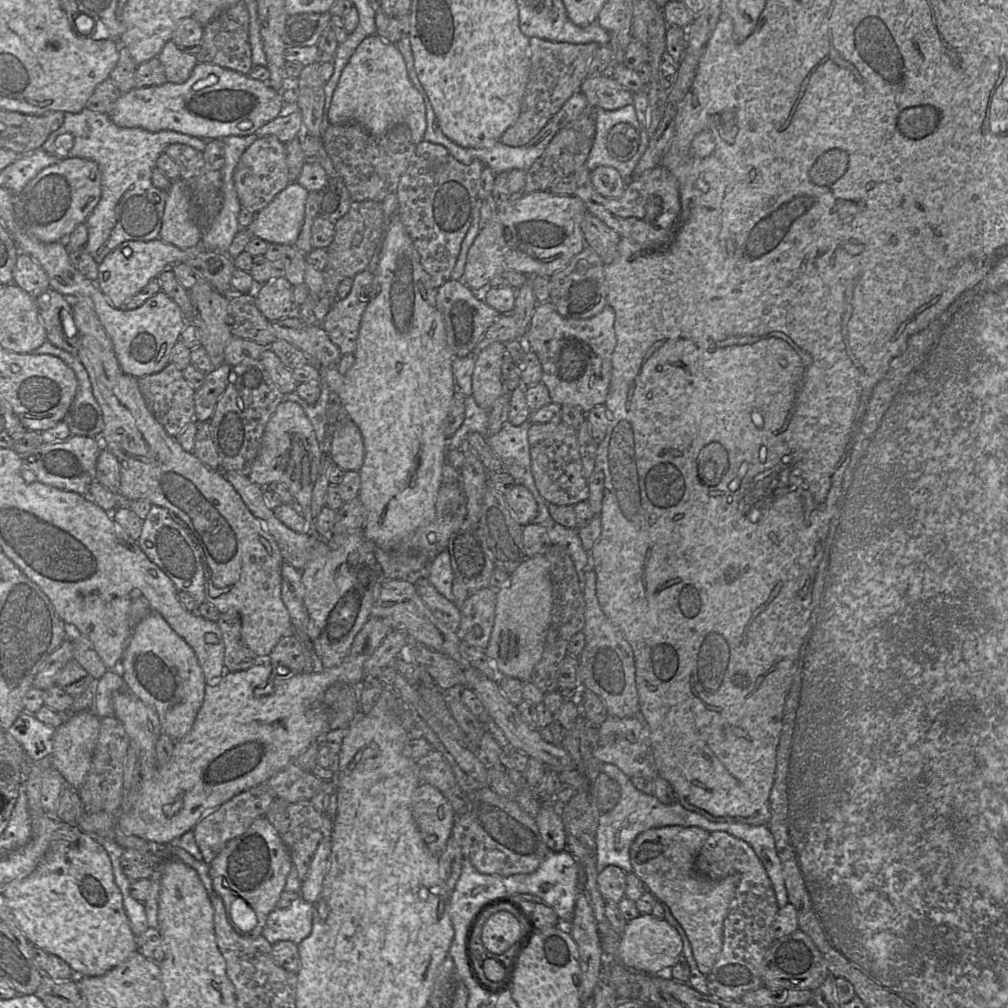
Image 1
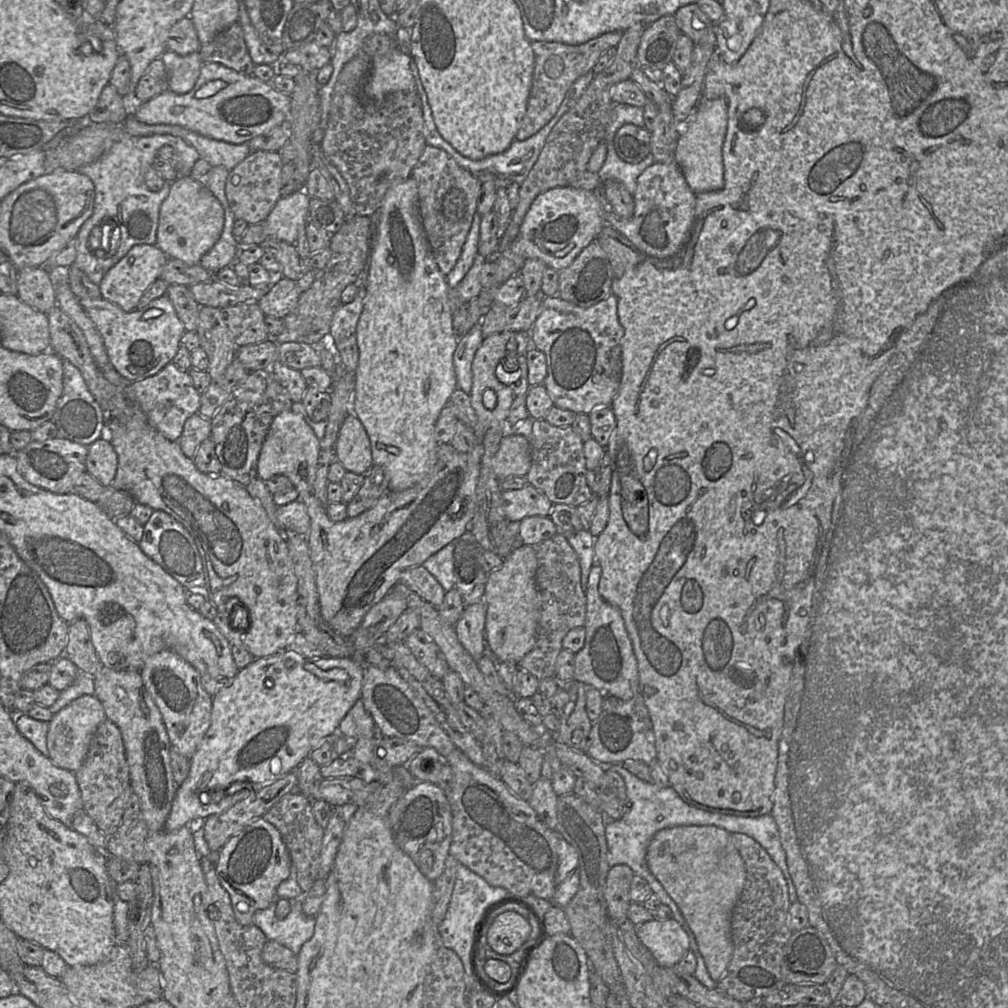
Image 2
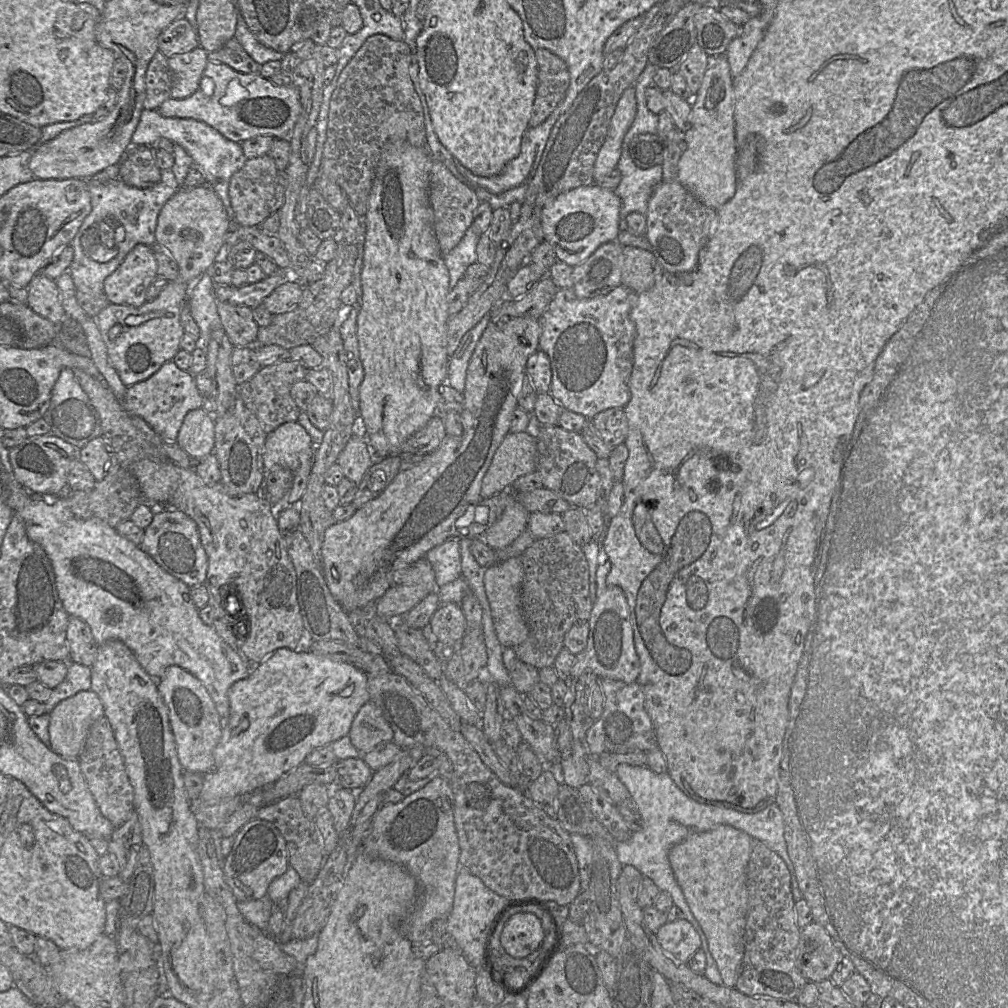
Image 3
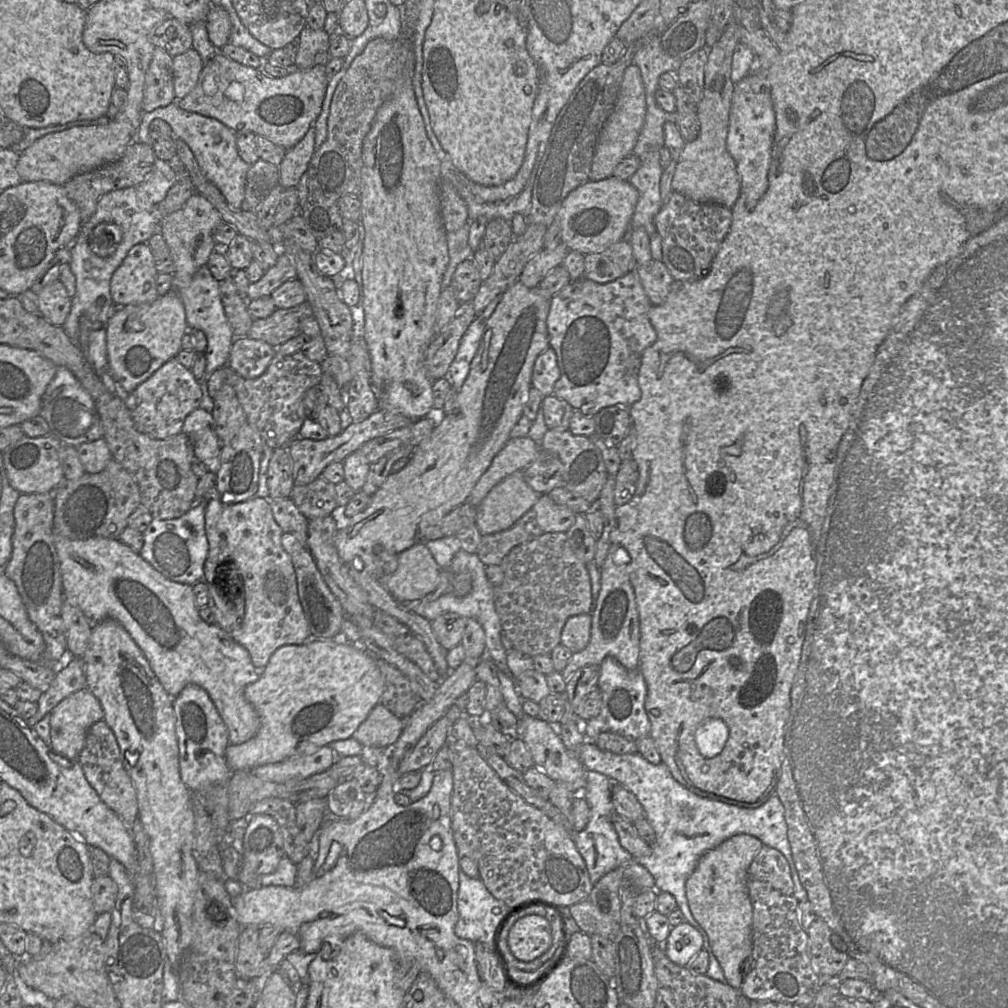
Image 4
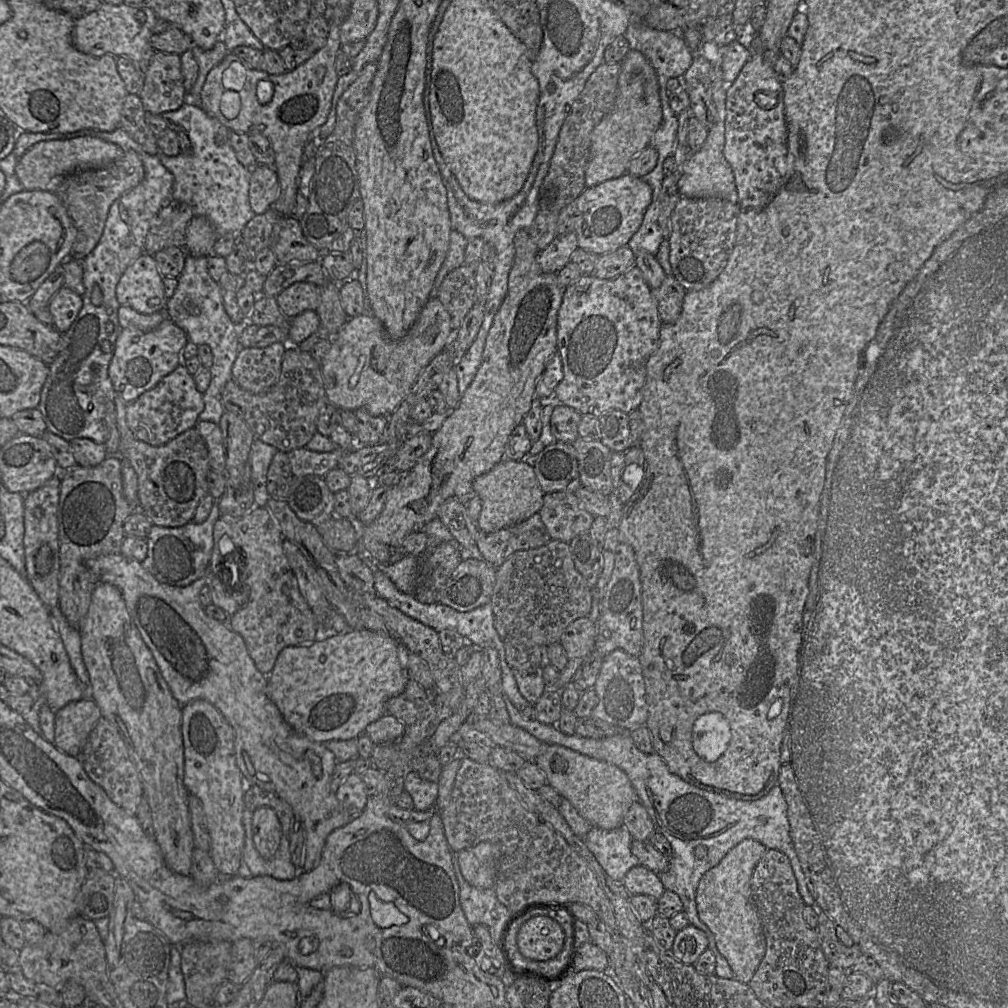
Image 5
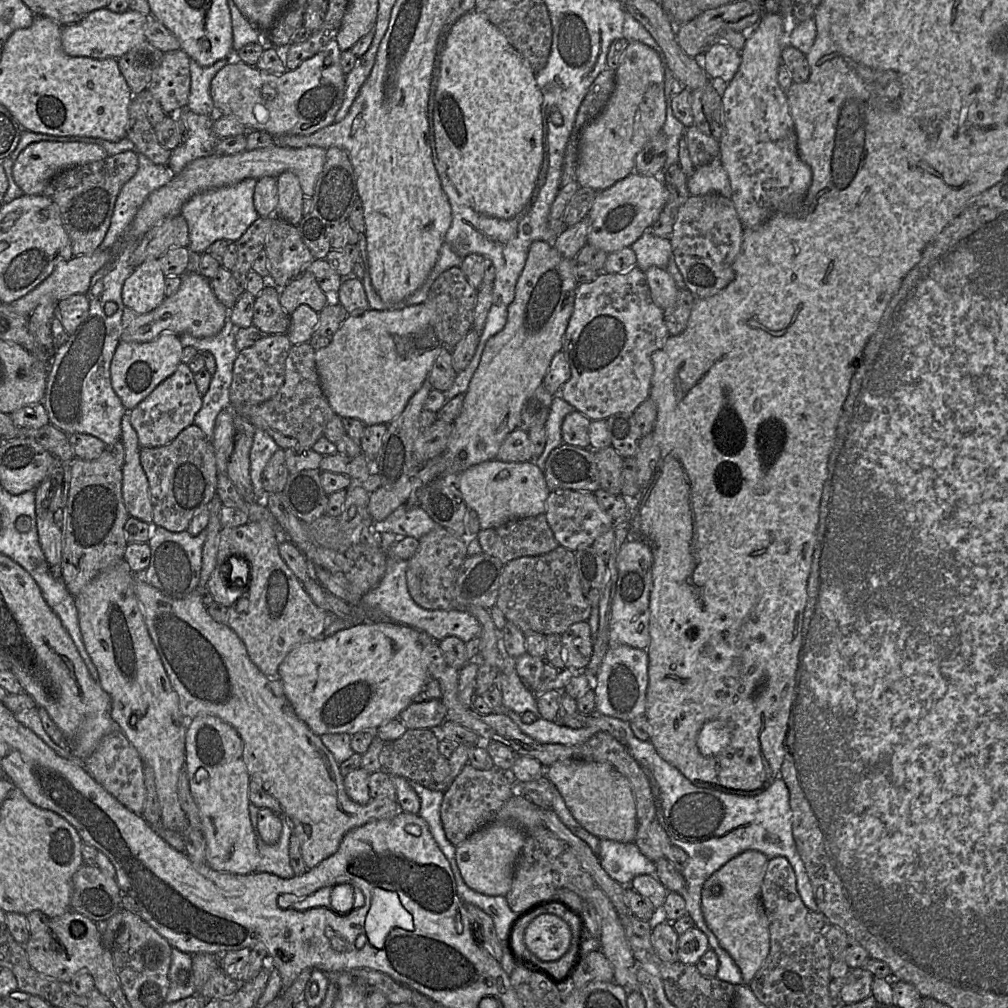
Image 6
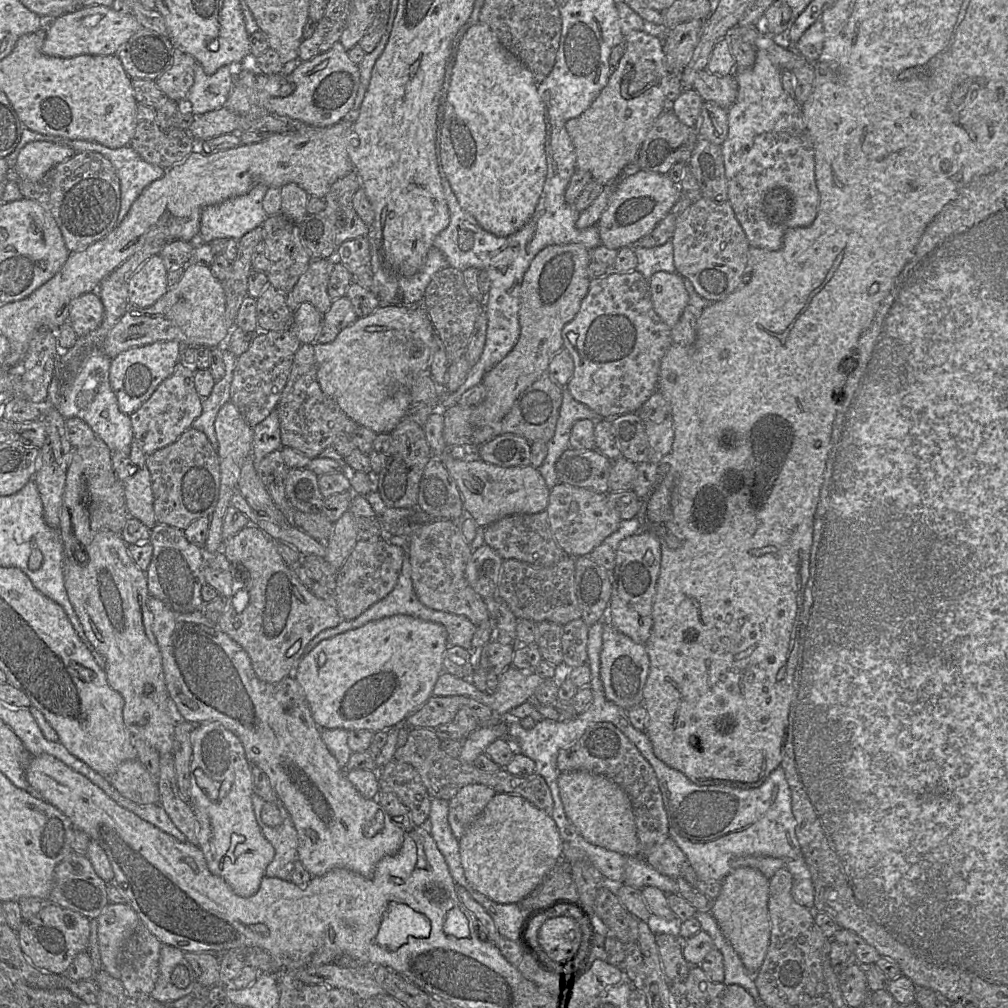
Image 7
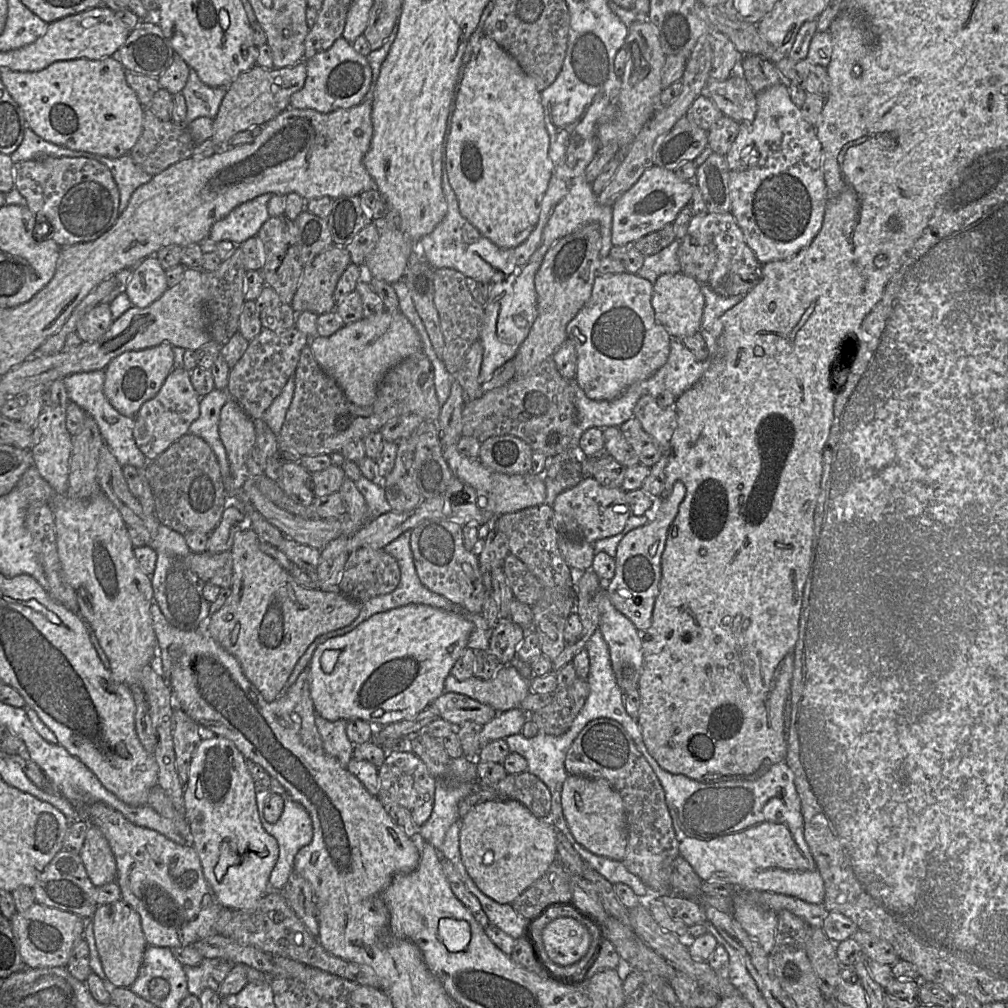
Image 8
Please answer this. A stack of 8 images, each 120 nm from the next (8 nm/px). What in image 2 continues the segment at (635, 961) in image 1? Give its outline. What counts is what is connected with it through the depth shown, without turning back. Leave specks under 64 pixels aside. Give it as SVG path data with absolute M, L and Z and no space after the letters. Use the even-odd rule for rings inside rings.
M673 918L652 919L636 926L640 942L651 952L661 967L673 967L690 950L687 933Z

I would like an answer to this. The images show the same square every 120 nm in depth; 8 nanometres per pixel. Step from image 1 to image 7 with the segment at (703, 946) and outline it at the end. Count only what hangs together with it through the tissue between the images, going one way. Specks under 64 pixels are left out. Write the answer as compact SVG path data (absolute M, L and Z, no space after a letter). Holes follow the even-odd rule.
M740 867L721 881L721 891L711 902L711 915L751 976L760 970L770 943L768 900L769 879L756 868Z

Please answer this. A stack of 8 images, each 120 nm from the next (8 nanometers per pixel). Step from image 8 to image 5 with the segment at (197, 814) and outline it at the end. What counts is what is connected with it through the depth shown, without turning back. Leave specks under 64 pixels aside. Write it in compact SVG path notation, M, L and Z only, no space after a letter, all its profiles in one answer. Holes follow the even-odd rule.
M197 699L182 707L182 738L184 746L184 785L189 794L197 797L202 804L211 838L209 854L222 877L238 876L245 843L242 815L247 782L236 764L234 730L211 703Z

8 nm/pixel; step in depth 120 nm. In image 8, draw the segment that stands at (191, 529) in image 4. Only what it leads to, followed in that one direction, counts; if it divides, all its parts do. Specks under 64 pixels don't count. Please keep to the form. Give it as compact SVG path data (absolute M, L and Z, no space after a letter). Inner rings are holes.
M159 525L155 538L149 544L157 554L151 583L153 602L157 603L166 620L183 631L202 629L210 616L208 601L203 596L205 582L184 564L184 558L192 553L184 536L165 525Z

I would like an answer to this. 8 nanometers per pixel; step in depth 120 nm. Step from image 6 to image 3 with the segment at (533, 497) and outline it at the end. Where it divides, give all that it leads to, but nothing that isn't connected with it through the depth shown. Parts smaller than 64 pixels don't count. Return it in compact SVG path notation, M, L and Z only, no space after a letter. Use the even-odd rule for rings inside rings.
M516 499L509 502L500 518L483 534L485 541L494 550L509 546L527 528L530 513Z

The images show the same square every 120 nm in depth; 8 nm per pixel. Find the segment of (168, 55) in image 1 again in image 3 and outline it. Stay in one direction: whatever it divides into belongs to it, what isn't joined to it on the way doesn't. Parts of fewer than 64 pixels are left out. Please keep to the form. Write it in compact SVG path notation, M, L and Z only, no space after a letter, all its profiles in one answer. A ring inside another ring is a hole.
M197 47L190 52L168 58L171 72L171 97L185 99L199 87L203 71L208 62L208 52Z

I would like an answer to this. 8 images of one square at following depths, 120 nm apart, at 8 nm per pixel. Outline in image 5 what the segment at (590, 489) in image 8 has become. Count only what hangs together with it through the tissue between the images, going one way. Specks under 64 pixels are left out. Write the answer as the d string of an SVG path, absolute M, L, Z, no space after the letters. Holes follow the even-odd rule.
M573 492L544 494L539 515L551 539L569 543L574 537L589 533L594 516L587 512Z

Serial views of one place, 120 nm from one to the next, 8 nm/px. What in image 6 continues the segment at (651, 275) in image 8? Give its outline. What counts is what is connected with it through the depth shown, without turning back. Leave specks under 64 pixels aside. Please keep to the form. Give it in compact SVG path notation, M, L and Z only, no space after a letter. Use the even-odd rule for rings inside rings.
M651 226L630 247L636 254L636 266L643 272L651 266L666 269L673 255L670 240L653 234Z

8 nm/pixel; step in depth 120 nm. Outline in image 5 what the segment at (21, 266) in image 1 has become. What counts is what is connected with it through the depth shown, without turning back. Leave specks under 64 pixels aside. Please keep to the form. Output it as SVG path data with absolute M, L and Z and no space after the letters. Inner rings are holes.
M62 286L47 306L53 317L53 326L60 333L66 332L77 318L82 306L82 296Z

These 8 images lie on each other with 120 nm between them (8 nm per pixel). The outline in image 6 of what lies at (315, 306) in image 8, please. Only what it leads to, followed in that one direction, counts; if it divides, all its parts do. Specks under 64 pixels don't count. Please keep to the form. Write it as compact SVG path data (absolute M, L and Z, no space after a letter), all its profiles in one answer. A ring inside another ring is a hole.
M302 272L280 288L279 301L288 315L302 304L310 306L318 313L326 306L327 296L312 273Z

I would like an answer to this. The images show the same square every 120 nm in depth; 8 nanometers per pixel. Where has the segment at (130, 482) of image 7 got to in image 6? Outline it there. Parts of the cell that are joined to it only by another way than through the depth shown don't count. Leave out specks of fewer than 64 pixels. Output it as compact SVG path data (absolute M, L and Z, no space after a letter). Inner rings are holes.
M129 412L121 421L121 441L125 450L122 466L122 497L130 516L152 525L153 514L149 496L149 482L140 462L141 446L132 427Z

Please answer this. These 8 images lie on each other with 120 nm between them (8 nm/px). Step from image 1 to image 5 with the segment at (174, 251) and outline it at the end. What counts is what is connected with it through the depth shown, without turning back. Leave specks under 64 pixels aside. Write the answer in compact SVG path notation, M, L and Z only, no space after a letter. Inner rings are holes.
M143 253L128 266L116 286L116 297L119 304L129 306L140 314L165 311L167 298L164 293L163 278L154 256Z

